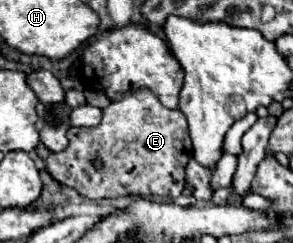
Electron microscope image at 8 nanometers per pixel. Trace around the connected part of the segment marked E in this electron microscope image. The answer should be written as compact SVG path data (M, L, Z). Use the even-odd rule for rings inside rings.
M139 88L135 92L125 94L121 100L111 102L103 110L103 120L97 128L69 128L67 136L69 146L63 152L49 154L47 166L57 182L77 190L81 196L91 200L119 198L119 196L139 196L139 198L181 196L185 186L185 166L191 156L187 118L183 116L181 110L165 108L151 90Z

